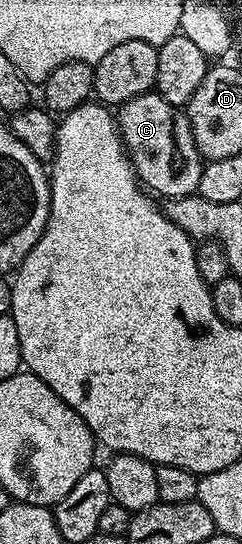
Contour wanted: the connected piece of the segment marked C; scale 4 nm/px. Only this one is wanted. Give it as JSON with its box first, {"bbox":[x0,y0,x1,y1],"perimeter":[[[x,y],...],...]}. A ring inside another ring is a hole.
{"bbox":[116,90,204,200],"perimeter":[[[151,90],[121,105],[117,109],[116,119],[118,130],[122,134],[122,144],[126,148],[127,156],[130,157],[130,163],[134,171],[138,173],[139,181],[151,193],[157,194],[159,197],[162,195],[162,198],[171,200],[193,196],[197,193],[204,157],[199,154],[194,141],[190,117],[179,105],[169,104],[158,91]]]}

